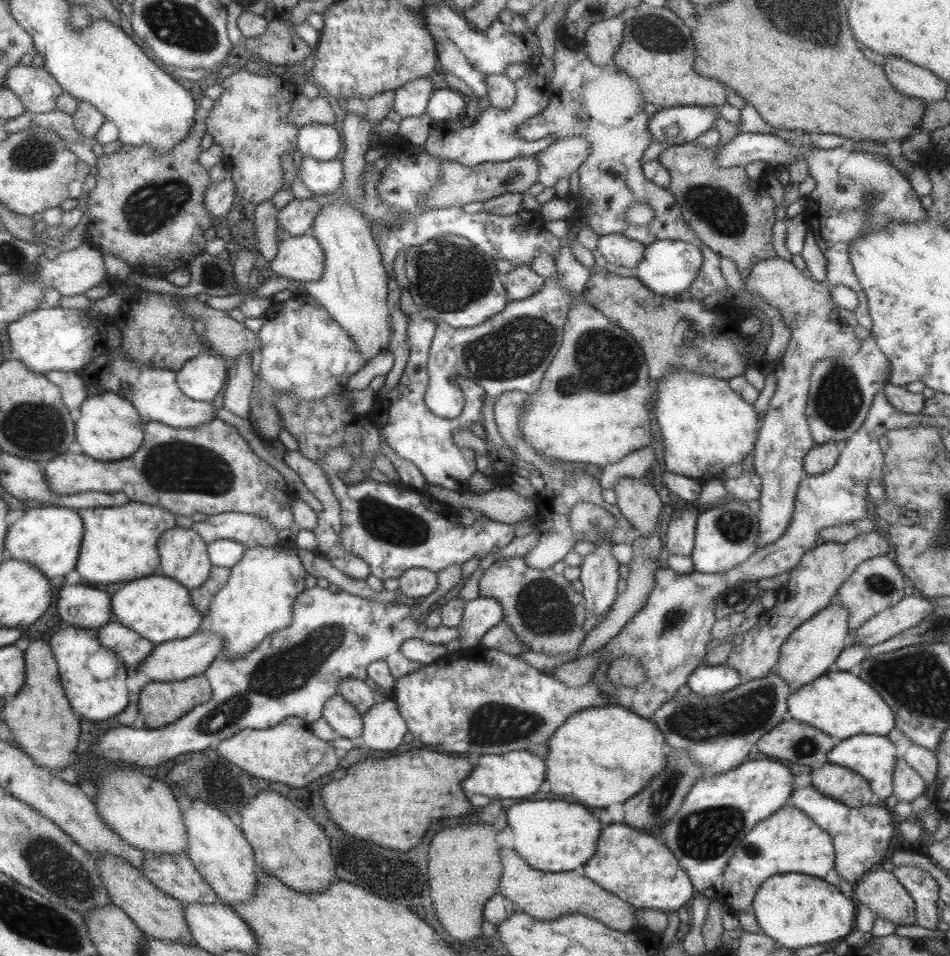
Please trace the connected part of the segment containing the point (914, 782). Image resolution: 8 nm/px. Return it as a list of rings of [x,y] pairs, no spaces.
[[[902,758],[895,760],[891,784],[892,794],[898,801],[909,803],[926,791],[925,781]]]

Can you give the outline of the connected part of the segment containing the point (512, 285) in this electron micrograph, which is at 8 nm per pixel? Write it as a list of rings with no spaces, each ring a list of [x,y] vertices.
[[[527,263],[514,266],[502,276],[502,284],[509,301],[516,301],[531,296],[543,286],[544,278],[535,274]]]

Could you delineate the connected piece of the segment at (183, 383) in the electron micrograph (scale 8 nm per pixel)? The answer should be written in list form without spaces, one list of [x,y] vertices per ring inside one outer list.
[[[200,352],[175,372],[177,387],[191,400],[210,402],[226,386],[228,362],[221,355]]]

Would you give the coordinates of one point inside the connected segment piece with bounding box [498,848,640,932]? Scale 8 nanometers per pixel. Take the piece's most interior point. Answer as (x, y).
(544, 895)

